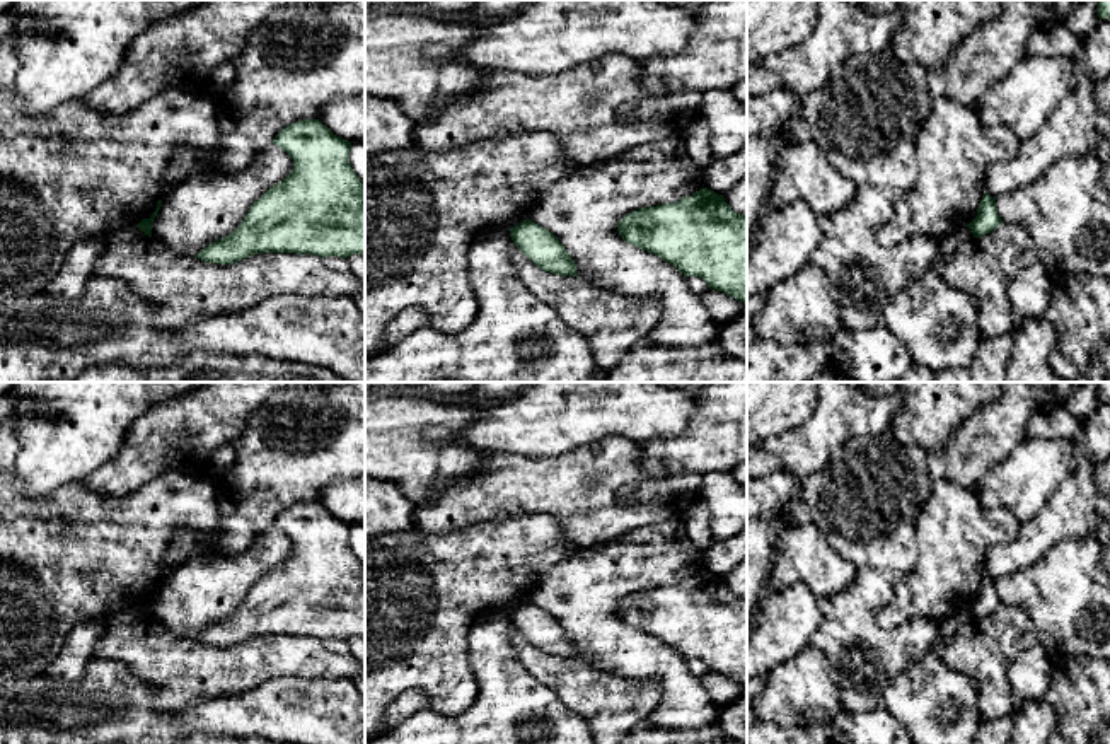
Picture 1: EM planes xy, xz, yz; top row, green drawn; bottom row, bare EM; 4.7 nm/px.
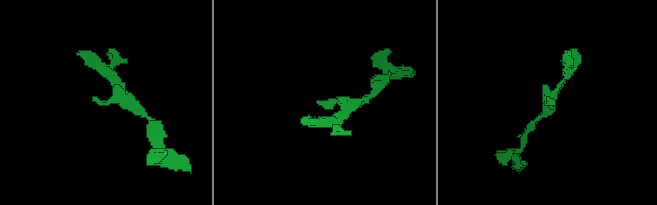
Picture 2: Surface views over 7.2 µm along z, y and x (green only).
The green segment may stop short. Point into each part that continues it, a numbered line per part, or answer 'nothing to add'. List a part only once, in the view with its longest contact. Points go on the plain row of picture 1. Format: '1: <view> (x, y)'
nothing to add

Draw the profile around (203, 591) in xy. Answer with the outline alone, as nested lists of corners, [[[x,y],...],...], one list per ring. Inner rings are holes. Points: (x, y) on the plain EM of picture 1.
[[[271,524],[244,553],[189,560],[164,578],[152,619],[181,638],[196,638],[234,614],[251,587],[292,551],[290,538]]]

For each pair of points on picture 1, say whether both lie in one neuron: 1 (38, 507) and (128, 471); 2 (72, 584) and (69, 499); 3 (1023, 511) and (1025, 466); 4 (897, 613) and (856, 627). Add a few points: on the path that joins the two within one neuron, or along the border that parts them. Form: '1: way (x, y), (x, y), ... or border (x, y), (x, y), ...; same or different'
1: border (82, 480), (96, 494), (127, 495); different
2: way (72, 563), (79, 555), (79, 519); same
3: way (1023, 500), (1025, 476); same
4: border (894, 584), (894, 598), (878, 613), (884, 630); different

